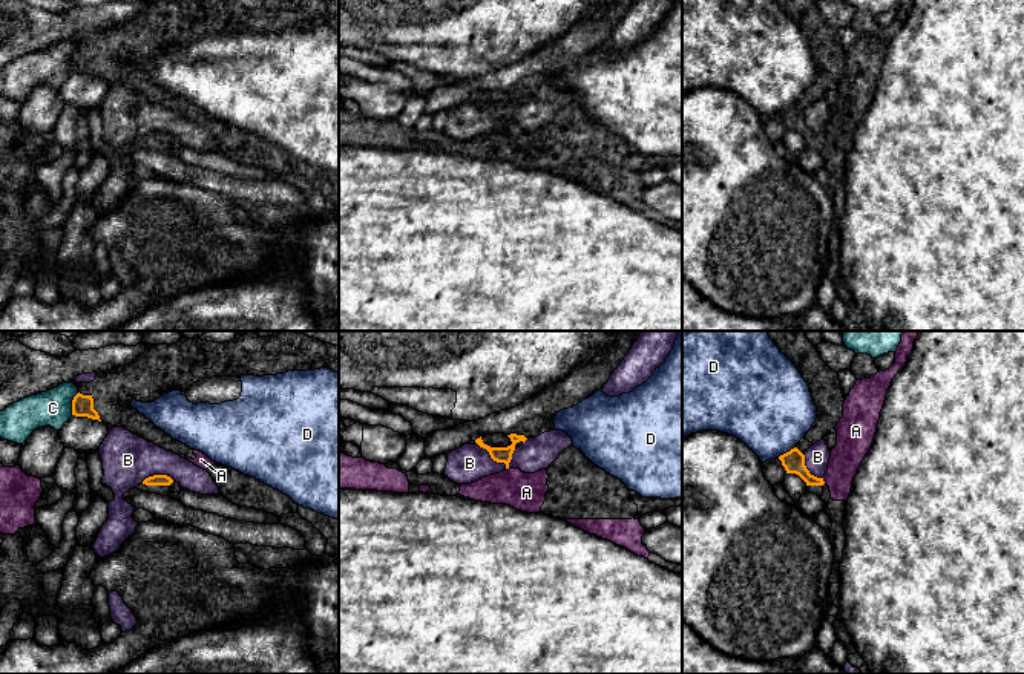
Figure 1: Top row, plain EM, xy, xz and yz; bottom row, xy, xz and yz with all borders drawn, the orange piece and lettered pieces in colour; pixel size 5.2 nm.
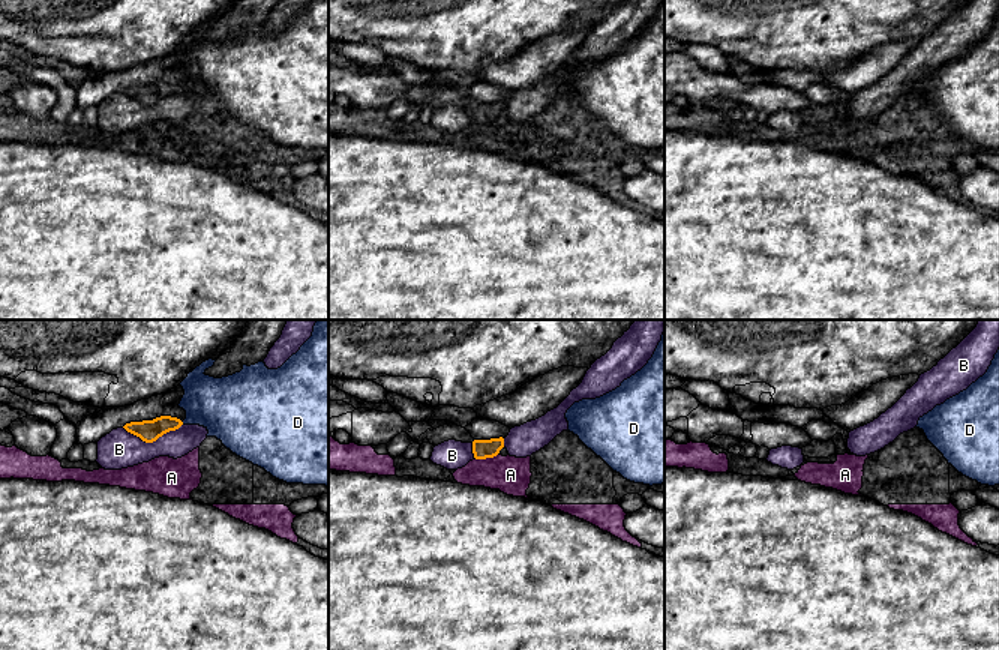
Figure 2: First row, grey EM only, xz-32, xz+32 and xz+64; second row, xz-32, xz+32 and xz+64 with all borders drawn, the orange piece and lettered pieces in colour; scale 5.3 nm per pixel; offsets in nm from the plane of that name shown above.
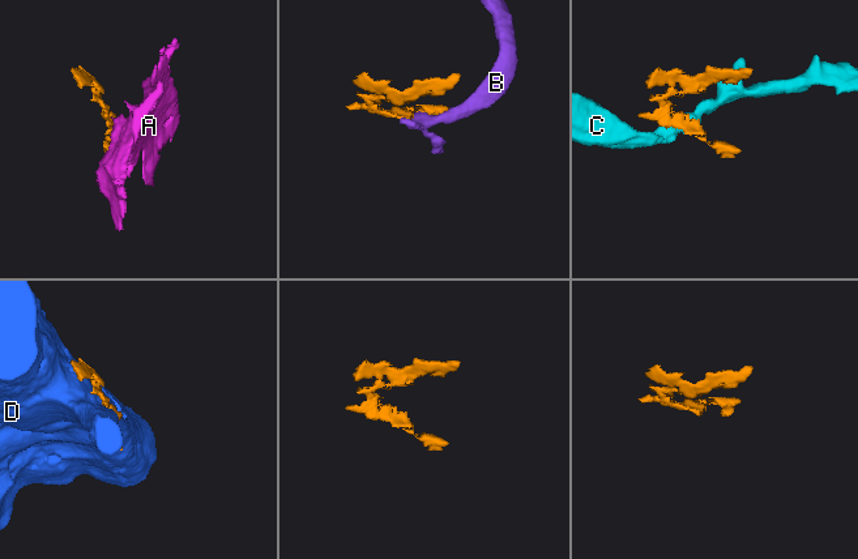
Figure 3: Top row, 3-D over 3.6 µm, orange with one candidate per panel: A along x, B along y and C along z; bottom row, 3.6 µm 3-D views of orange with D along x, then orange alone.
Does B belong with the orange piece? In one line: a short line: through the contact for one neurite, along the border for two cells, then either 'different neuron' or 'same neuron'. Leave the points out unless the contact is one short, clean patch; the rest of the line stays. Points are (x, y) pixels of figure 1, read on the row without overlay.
xz (475, 98), (494, 117), (503, 118), (509, 124) | different neuron

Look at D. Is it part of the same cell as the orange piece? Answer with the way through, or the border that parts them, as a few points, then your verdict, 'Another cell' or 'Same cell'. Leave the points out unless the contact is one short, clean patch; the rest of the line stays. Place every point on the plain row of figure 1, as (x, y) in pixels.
Same cell

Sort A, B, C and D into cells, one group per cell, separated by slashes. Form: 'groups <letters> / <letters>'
groups A B / C / D

